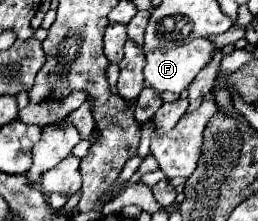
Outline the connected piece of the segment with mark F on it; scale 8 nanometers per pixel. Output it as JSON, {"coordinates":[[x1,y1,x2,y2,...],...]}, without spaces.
{"coordinates":[[194,39,180,47,158,47,146,51,146,65,144,65,144,87,154,91,170,91,170,93,182,93,198,75,198,71,210,61,212,51,216,47,208,39]]}

